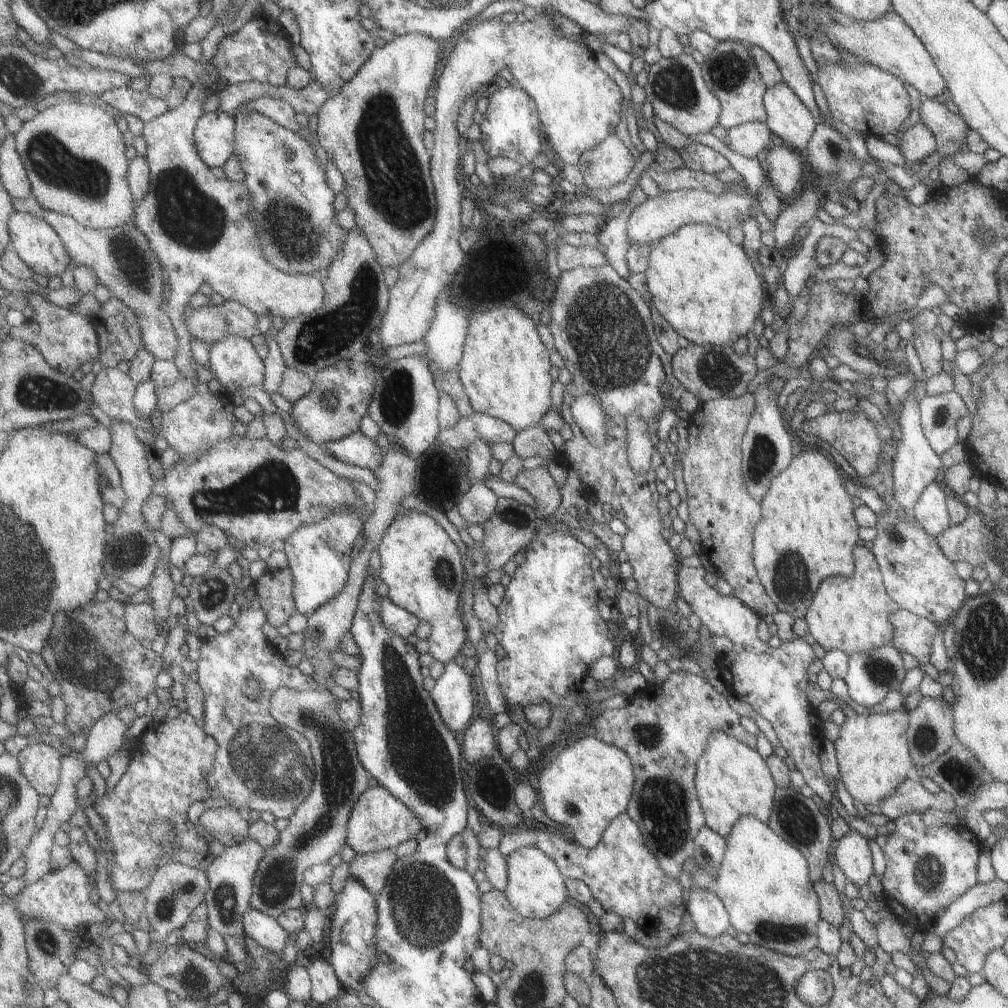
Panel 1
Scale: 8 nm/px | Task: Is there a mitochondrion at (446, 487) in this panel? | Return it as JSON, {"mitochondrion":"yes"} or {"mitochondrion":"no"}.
{"mitochondrion":"no"}

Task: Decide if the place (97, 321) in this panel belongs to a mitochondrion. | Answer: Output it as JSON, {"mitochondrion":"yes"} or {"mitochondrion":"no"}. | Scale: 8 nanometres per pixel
{"mitochondrion":"no"}

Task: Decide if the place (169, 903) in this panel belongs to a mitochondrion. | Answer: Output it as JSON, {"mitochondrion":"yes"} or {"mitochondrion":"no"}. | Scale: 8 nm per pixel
{"mitochondrion":"yes"}

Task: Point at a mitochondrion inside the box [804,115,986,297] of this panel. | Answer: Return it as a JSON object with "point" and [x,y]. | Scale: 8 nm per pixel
{"point":[835,151]}

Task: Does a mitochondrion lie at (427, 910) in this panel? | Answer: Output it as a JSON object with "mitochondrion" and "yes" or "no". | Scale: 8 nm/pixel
{"mitochondrion":"yes"}

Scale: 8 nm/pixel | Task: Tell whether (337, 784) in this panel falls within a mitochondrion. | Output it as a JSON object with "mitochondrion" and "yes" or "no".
{"mitochondrion":"yes"}

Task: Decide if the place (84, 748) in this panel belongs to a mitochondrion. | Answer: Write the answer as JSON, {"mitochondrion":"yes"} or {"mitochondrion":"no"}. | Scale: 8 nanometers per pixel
{"mitochondrion":"no"}

